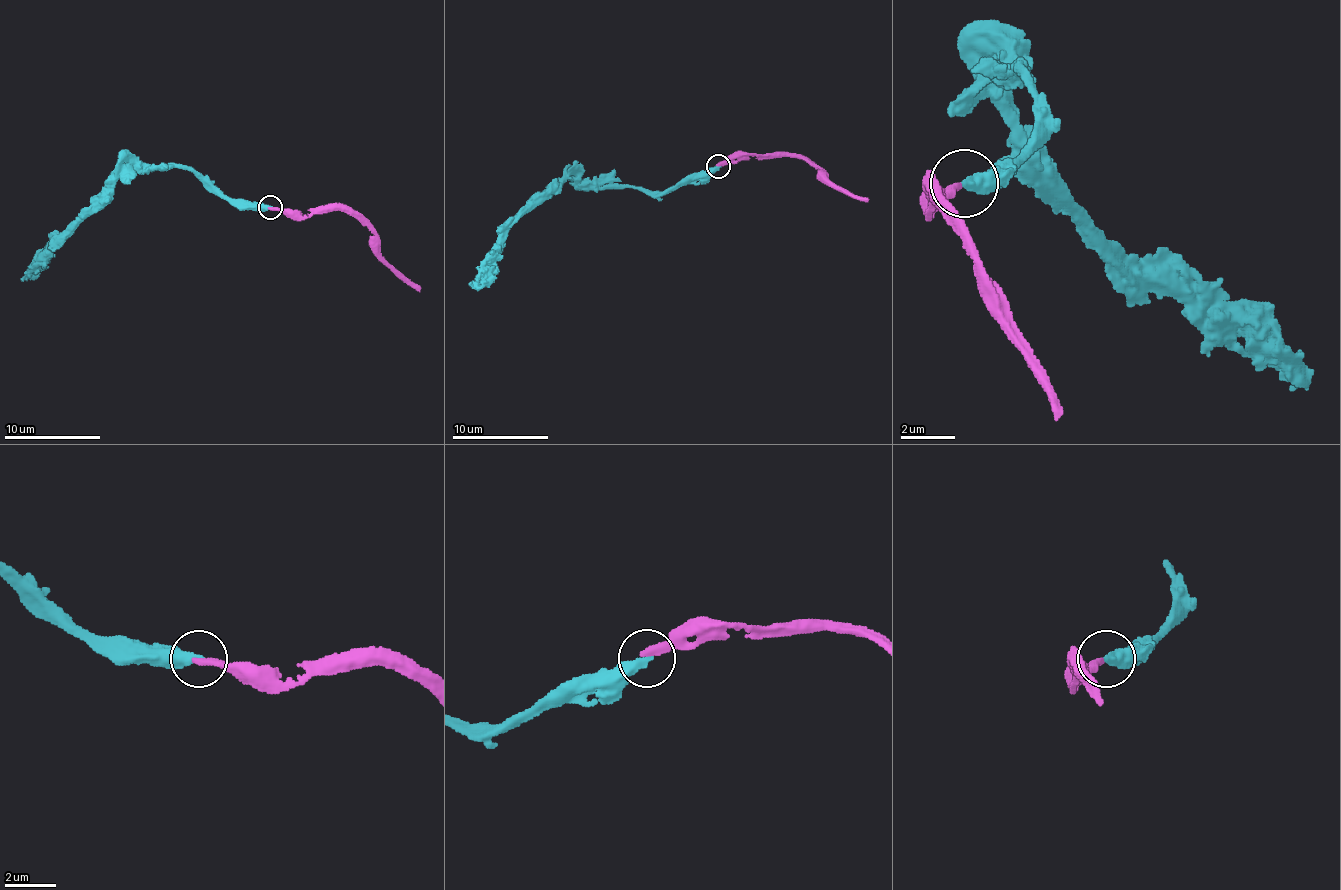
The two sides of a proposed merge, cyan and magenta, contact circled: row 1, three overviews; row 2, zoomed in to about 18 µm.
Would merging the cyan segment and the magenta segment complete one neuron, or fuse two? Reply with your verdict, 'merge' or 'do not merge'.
merge

